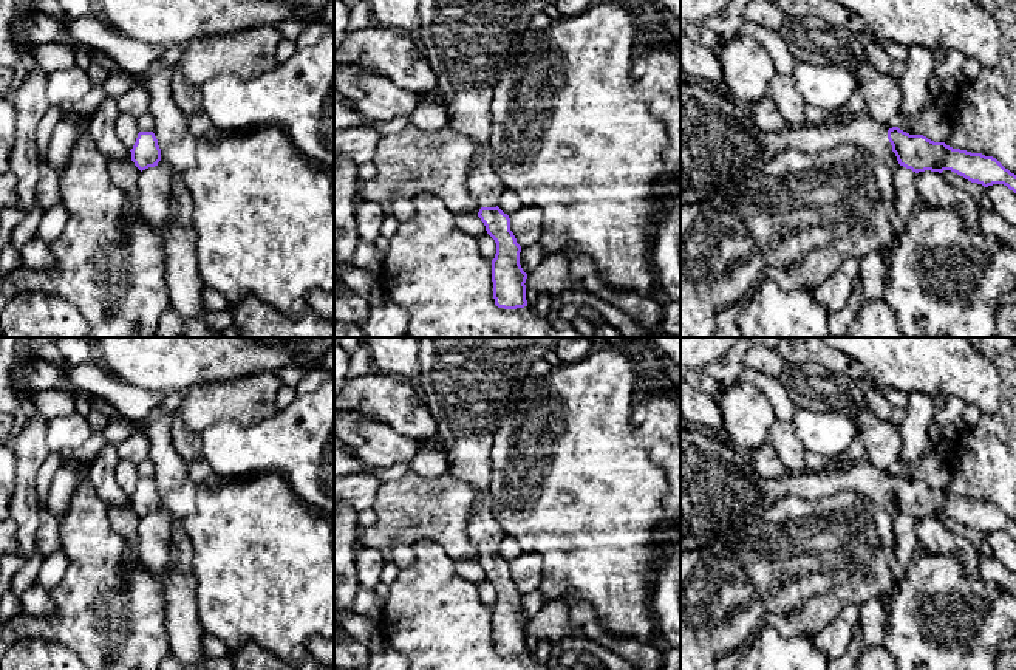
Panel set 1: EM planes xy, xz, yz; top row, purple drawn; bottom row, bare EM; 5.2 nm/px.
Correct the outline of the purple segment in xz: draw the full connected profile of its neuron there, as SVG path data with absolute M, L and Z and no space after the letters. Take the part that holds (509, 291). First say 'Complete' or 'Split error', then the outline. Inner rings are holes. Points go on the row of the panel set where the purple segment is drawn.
Split error. M421 0L418 29L421 54L435 71L438 94L448 108L448 125L456 133L473 139L478 147L467 187L481 206L478 217L496 243L496 254L492 260L493 299L495 305L504 309L527 306L524 285L527 274L520 265L521 246L510 231L510 218L498 207L506 187L492 167L490 104L495 85L518 54L518 39L530 28L534 14L552 3L554 0Z

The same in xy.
Complete. M139 132L130 152L131 161L141 172L158 166L161 161L161 149L153 132Z

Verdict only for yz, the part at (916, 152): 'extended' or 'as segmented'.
extended

